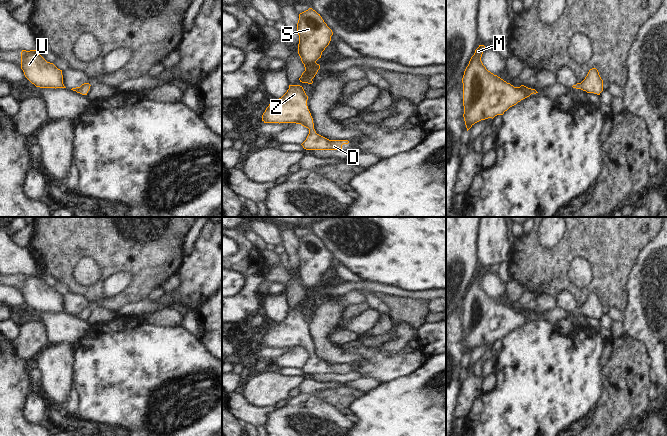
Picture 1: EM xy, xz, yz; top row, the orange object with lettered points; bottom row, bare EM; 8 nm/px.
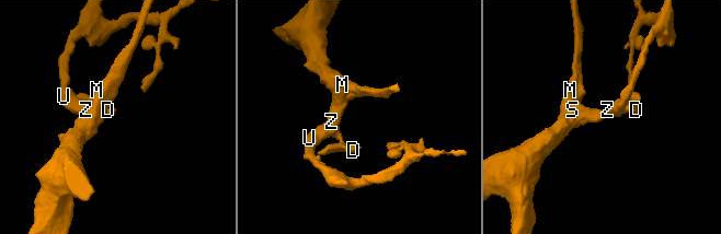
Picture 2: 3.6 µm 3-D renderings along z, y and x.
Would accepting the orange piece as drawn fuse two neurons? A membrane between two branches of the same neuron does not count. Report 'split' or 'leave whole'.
leave whole

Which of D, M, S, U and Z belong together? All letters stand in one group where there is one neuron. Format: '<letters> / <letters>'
D M S U Z

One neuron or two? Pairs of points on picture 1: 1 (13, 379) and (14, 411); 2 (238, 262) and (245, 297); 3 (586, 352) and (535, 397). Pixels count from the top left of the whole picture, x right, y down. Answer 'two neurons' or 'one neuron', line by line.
1: one neuron
2: one neuron
3: one neuron

